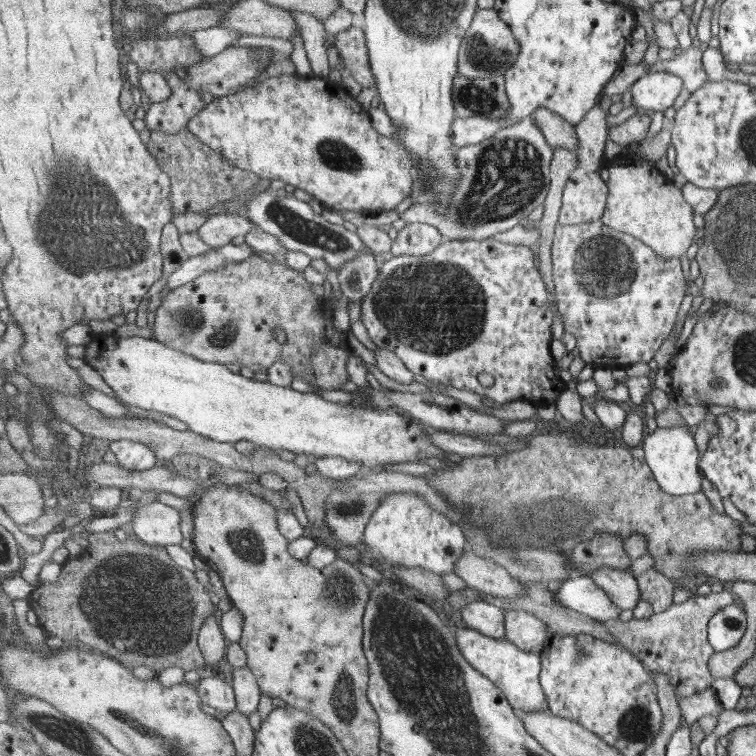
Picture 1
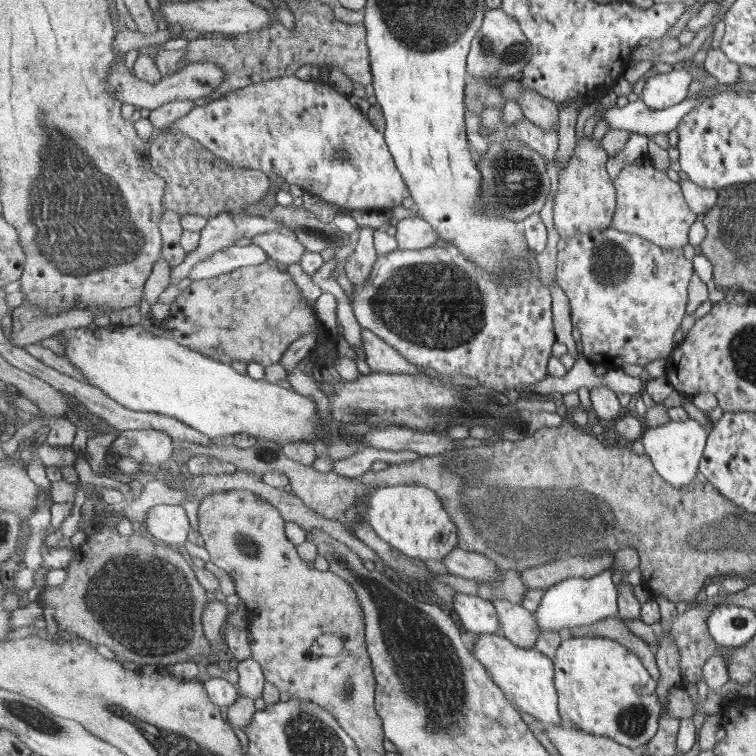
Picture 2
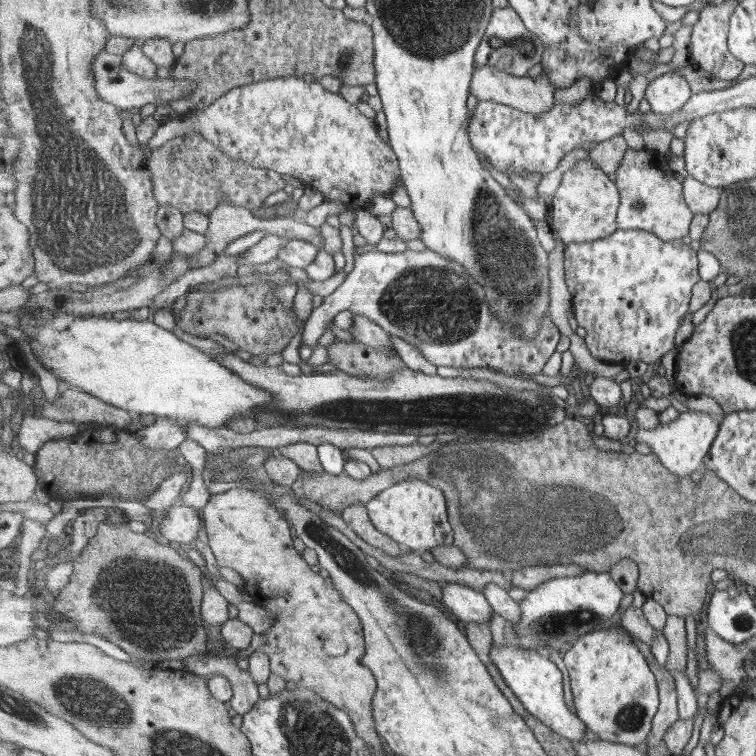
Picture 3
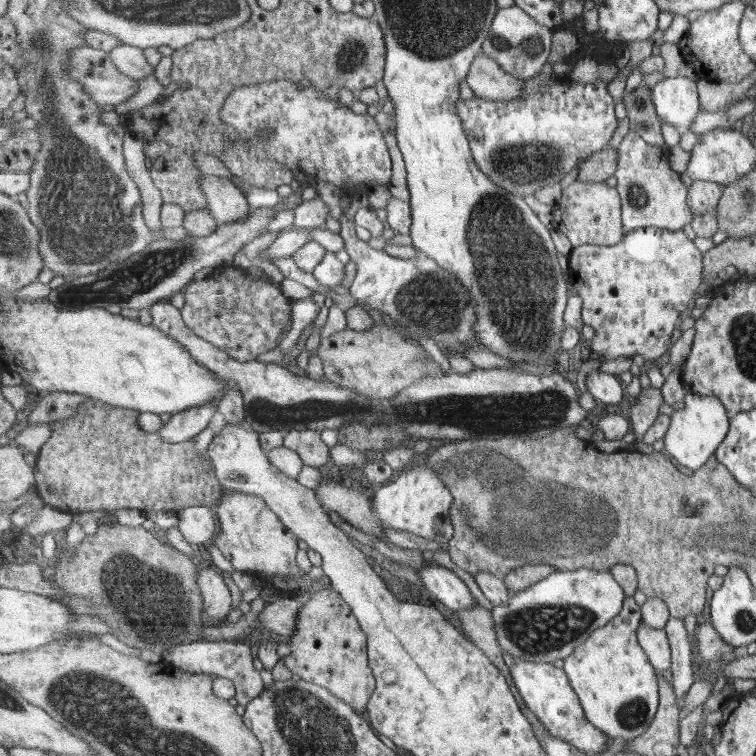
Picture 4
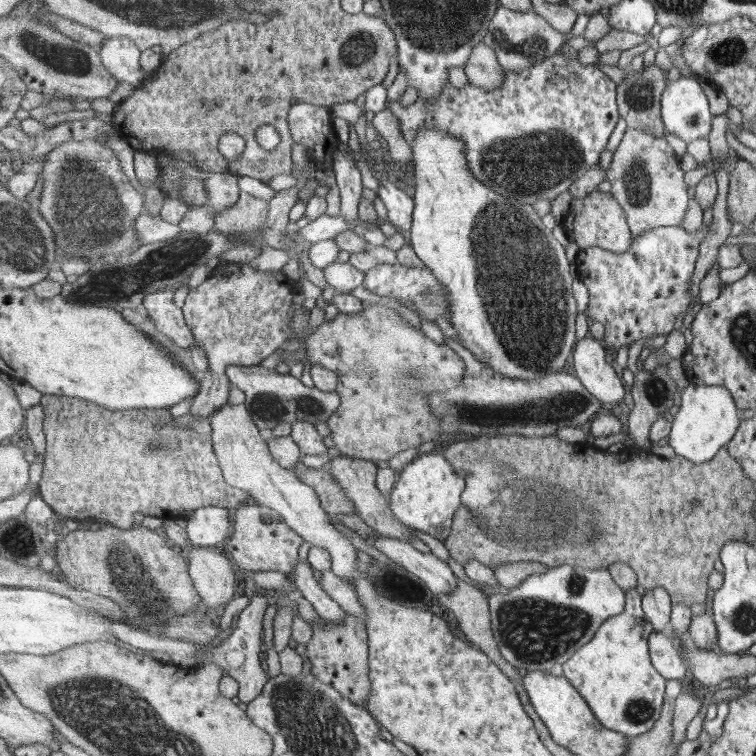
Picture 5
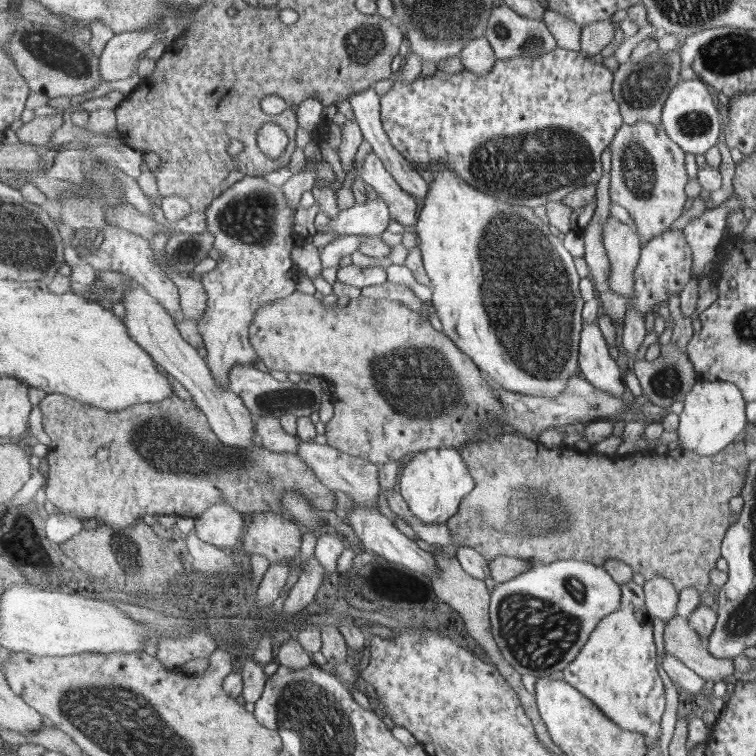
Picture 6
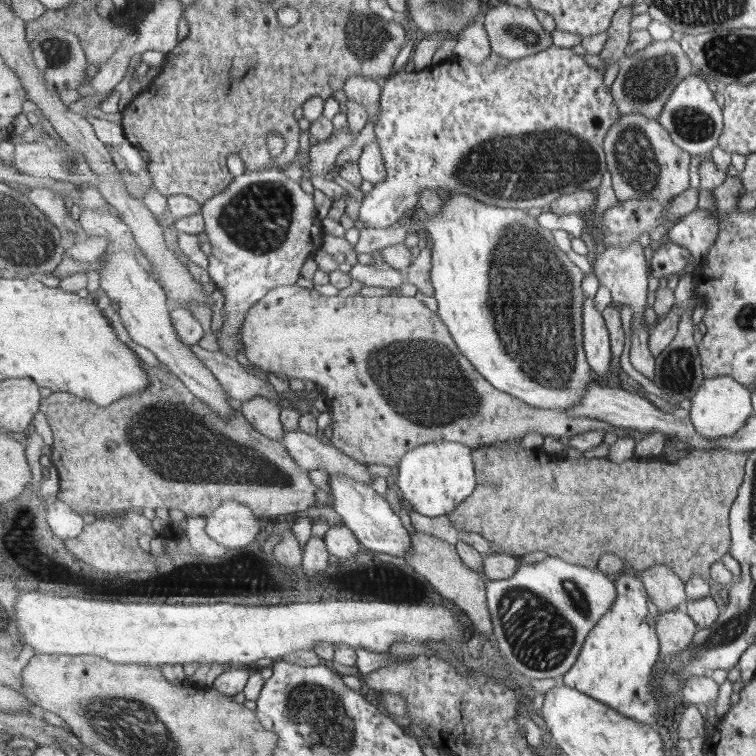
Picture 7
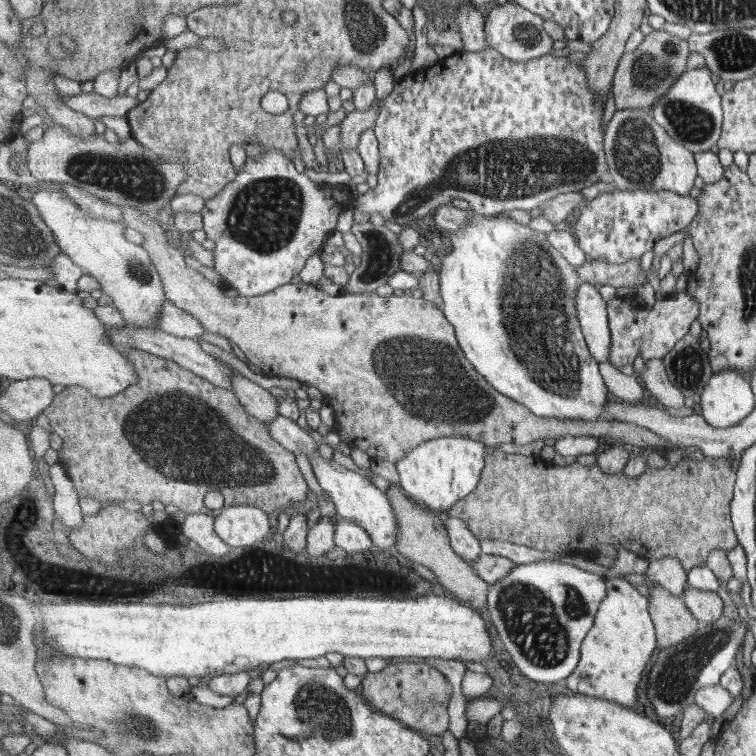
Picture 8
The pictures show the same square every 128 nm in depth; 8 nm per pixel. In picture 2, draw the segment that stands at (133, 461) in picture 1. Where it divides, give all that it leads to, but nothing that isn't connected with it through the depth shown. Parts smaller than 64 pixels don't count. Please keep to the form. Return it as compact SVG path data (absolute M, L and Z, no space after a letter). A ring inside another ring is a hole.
M159 429L122 431L113 441L113 450L138 462L163 464L174 457L174 438Z

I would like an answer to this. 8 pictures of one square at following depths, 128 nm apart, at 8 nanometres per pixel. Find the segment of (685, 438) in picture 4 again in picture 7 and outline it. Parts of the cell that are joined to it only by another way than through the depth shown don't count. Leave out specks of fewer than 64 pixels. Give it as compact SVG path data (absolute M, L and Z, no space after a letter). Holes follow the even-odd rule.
M732 376L706 378L697 394L691 399L691 409L689 409L689 417L693 419L694 425L708 439L733 436L735 431L746 423L751 414L753 414L751 392Z

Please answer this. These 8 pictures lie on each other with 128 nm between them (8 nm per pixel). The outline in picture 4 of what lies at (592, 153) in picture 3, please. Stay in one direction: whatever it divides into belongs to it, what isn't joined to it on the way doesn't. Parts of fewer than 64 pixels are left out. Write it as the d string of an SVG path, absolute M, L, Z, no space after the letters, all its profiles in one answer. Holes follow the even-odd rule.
M604 148L582 163L577 180L581 183L605 183L617 172L618 162L618 149Z

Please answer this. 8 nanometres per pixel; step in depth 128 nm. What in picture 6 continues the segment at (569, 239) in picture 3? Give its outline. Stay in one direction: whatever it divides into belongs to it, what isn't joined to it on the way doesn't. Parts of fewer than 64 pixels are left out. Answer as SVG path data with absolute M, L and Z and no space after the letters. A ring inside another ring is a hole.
M608 216L603 225L603 248L611 261L610 287L622 296L636 292L637 270L643 240L627 224Z

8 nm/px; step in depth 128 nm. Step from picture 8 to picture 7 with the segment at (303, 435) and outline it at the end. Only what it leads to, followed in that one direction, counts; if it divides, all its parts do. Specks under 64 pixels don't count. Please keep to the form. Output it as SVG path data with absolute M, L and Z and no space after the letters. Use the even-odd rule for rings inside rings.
M300 428L285 431L283 443L299 466L306 471L325 470L331 477L343 473L367 484L373 482L373 475L367 470L367 465L321 442L319 437L303 432Z

